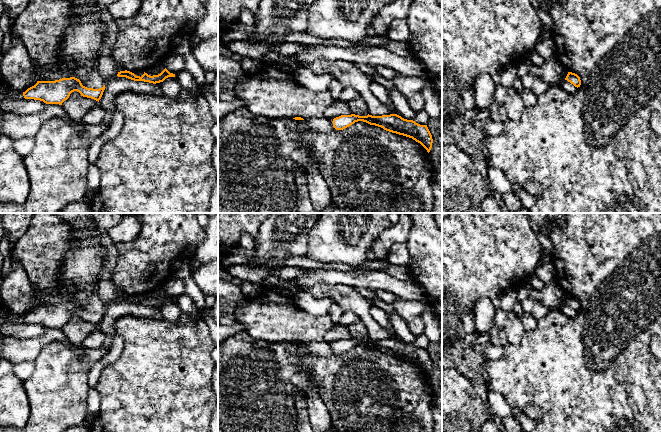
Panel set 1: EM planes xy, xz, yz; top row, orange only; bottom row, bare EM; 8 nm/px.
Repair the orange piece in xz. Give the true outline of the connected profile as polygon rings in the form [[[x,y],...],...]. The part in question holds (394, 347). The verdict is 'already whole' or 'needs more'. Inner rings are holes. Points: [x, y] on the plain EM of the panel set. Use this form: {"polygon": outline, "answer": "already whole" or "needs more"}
{"polygon": [[[355,338],[341,339],[333,343],[333,351],[343,354],[355,346],[363,345],[370,349],[383,352],[386,355],[412,362],[420,367],[429,377],[432,372],[432,359],[427,349],[420,349],[413,344],[407,344],[397,338],[382,340],[359,340]]], "answer": "already whole"}

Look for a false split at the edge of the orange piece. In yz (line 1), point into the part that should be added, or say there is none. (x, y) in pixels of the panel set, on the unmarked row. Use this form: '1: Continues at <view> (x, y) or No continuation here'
1: No continuation here

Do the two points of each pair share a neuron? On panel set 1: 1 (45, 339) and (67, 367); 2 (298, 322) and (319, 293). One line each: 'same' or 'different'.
1: different
2: different

